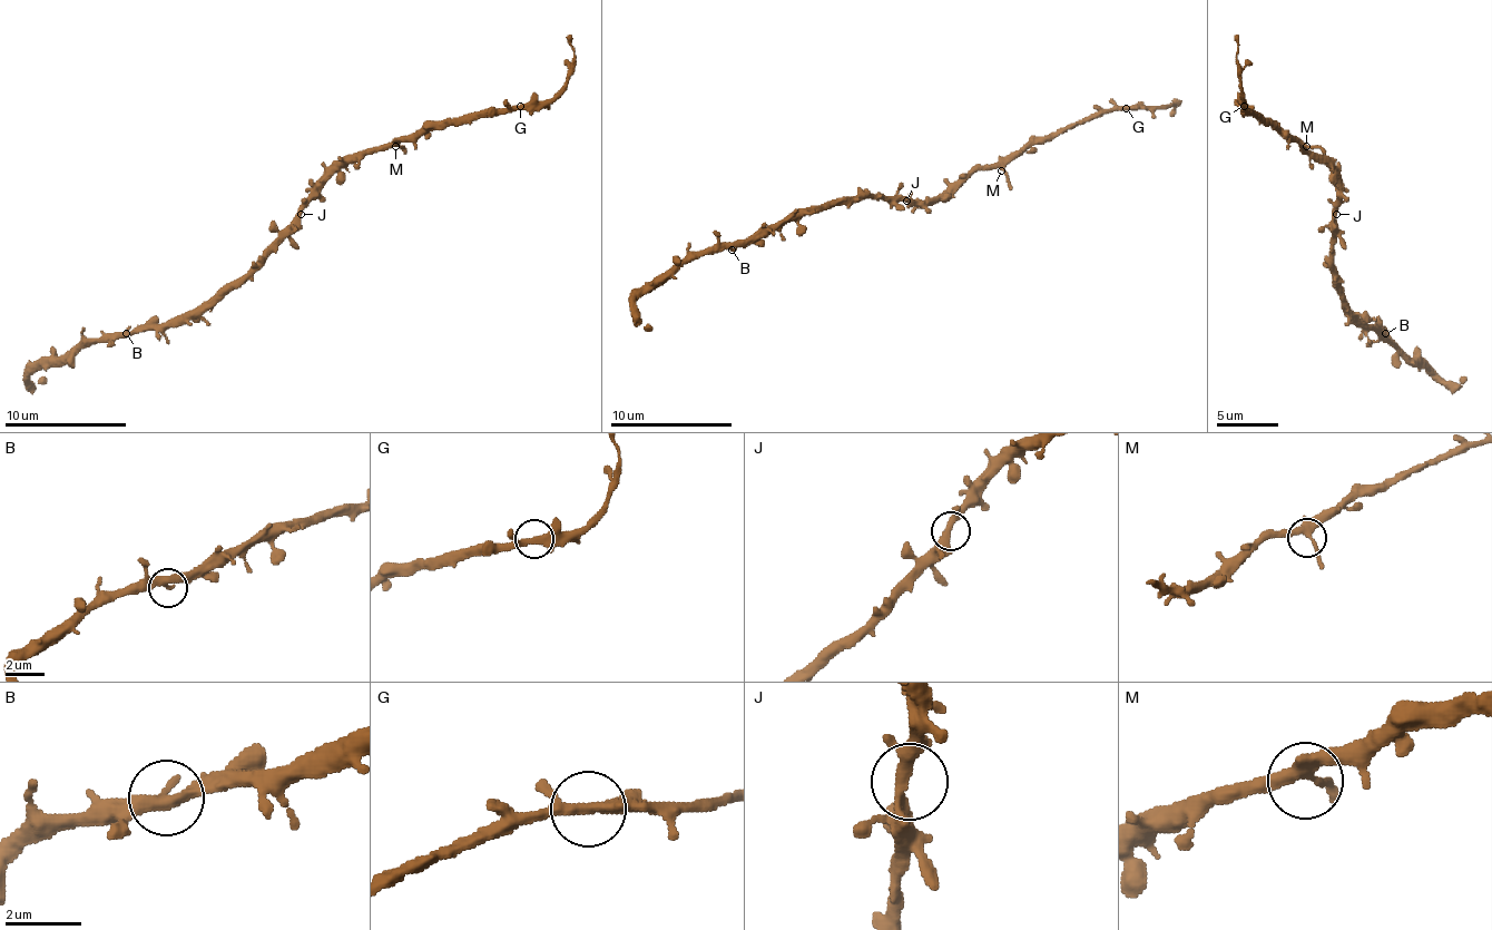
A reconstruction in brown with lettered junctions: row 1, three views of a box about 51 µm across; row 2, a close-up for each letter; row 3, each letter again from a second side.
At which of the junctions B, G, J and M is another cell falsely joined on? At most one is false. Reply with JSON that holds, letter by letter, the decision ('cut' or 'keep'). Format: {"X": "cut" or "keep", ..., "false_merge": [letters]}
{"B": "keep", "G": "keep", "J": "keep", "M": "keep", "false_merge": []}

